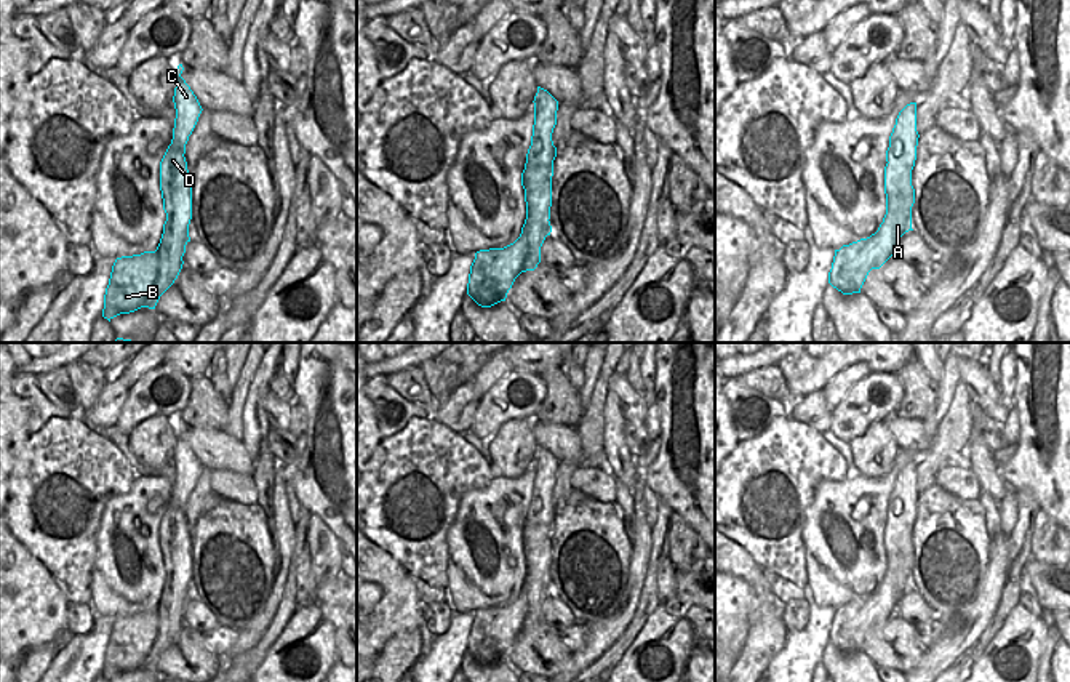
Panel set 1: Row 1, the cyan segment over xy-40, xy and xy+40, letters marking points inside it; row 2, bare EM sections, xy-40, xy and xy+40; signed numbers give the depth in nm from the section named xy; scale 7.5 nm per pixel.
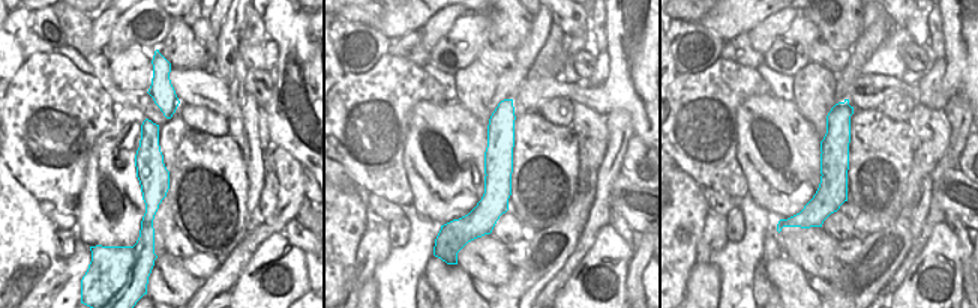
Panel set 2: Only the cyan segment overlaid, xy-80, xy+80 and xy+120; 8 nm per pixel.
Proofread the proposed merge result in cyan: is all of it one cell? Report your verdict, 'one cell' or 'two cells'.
two cells

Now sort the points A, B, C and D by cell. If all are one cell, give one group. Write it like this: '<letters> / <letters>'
A B C / D

